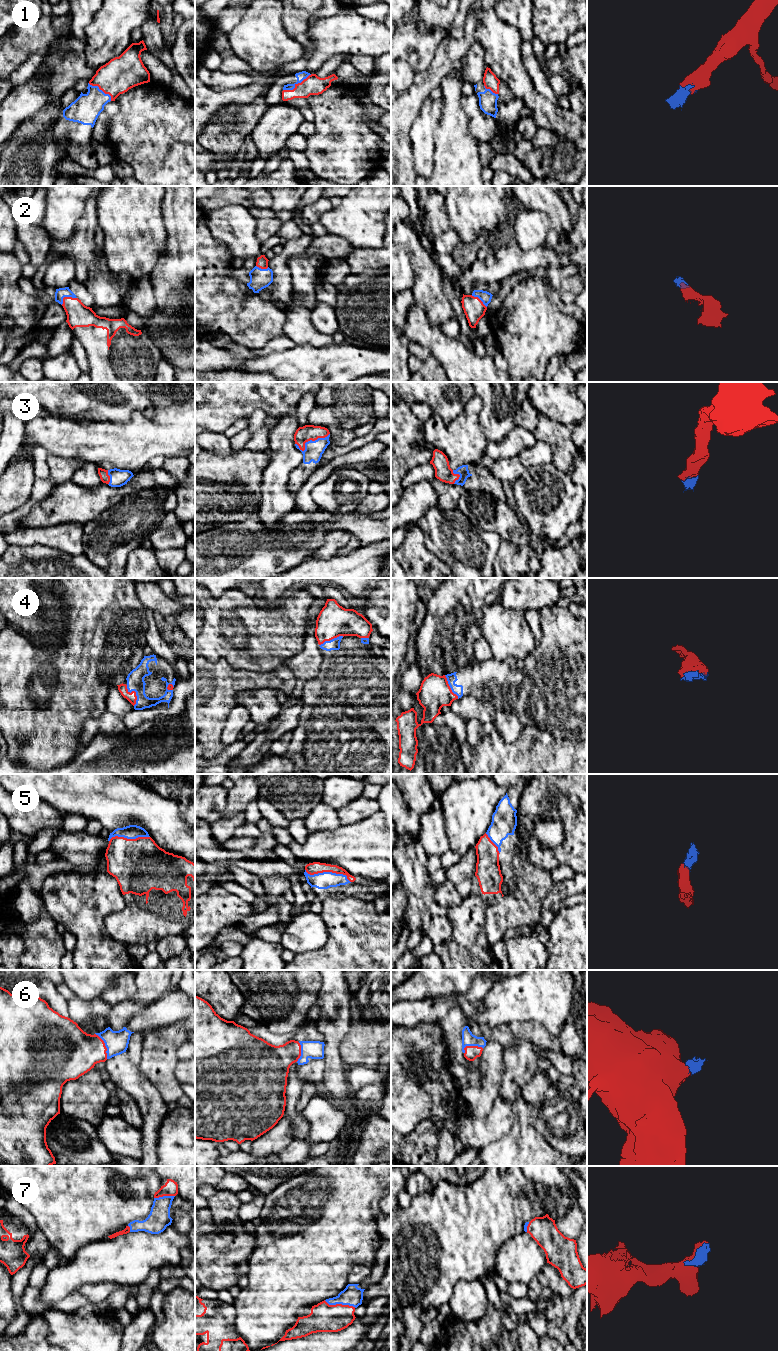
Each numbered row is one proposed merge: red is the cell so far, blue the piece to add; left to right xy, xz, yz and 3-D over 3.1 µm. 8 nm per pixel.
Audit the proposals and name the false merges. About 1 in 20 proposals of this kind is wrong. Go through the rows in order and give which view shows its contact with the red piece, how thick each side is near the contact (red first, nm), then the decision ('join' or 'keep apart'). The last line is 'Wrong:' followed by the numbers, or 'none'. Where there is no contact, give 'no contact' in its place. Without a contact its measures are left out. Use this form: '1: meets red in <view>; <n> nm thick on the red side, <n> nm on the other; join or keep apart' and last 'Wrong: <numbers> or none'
1: meets red in xz; 160 nm thick on the red side, 70 nm on the other; join
2: meets red in xy; 190 nm thick on the red side, 90 nm on the other; join
3: meets red in xz; 130 nm thick on the red side, 150 nm on the other; join
4: meets red in xy; 80 nm thick on the red side, 140 nm on the other; join
5: meets red in xz; 100 nm thick on the red side, 140 nm on the other; join
6: meets red in xy; 360 nm thick on the red side, 190 nm on the other; join
7: meets red in xz; 220 nm thick on the red side, 160 nm on the other; join
Wrong: none

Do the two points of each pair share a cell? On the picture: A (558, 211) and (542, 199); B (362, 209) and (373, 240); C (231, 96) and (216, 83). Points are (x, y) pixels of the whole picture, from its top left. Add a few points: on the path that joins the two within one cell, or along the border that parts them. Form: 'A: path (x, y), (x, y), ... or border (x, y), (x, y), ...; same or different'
A: path (554, 207), (546, 200); same
B: path (362, 217), (362, 225), (368, 232); same
C: border (246, 85), (222, 90), (214, 90), (209, 86); different

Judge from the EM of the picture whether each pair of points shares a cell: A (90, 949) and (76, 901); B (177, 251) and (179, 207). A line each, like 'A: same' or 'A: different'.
A: same
B: same

